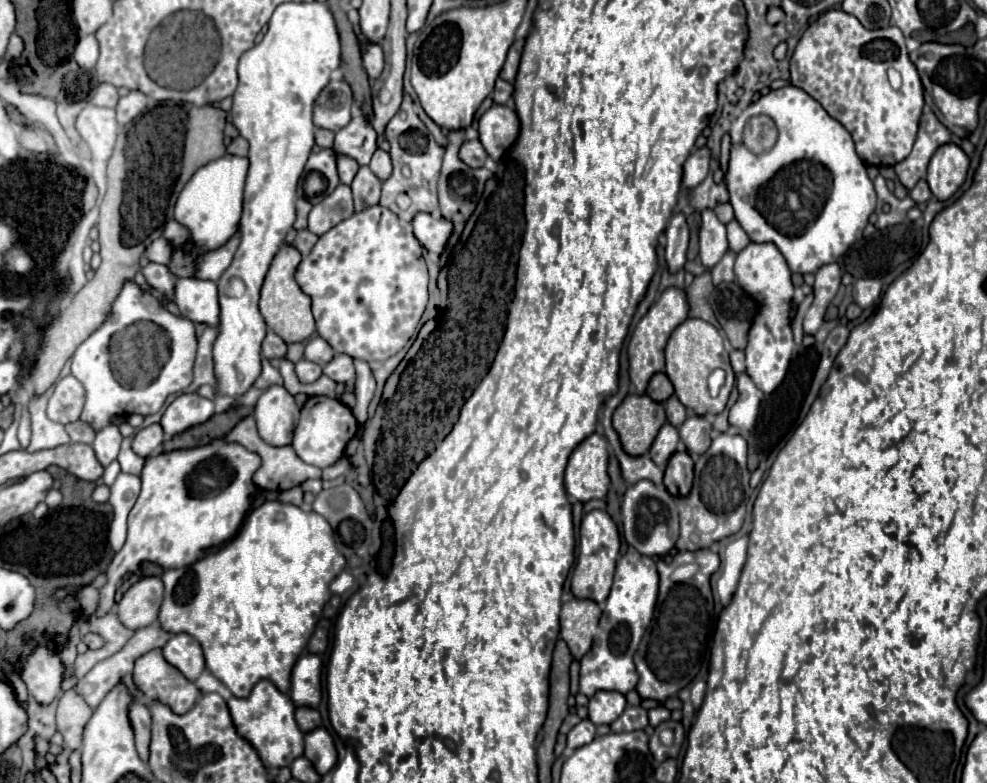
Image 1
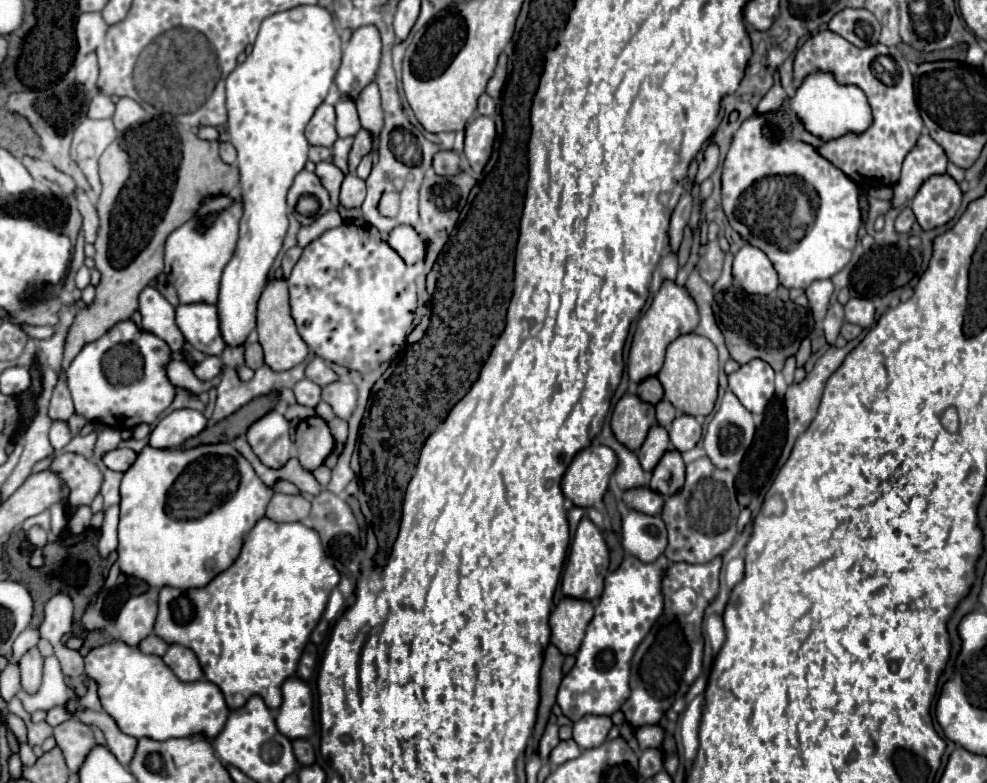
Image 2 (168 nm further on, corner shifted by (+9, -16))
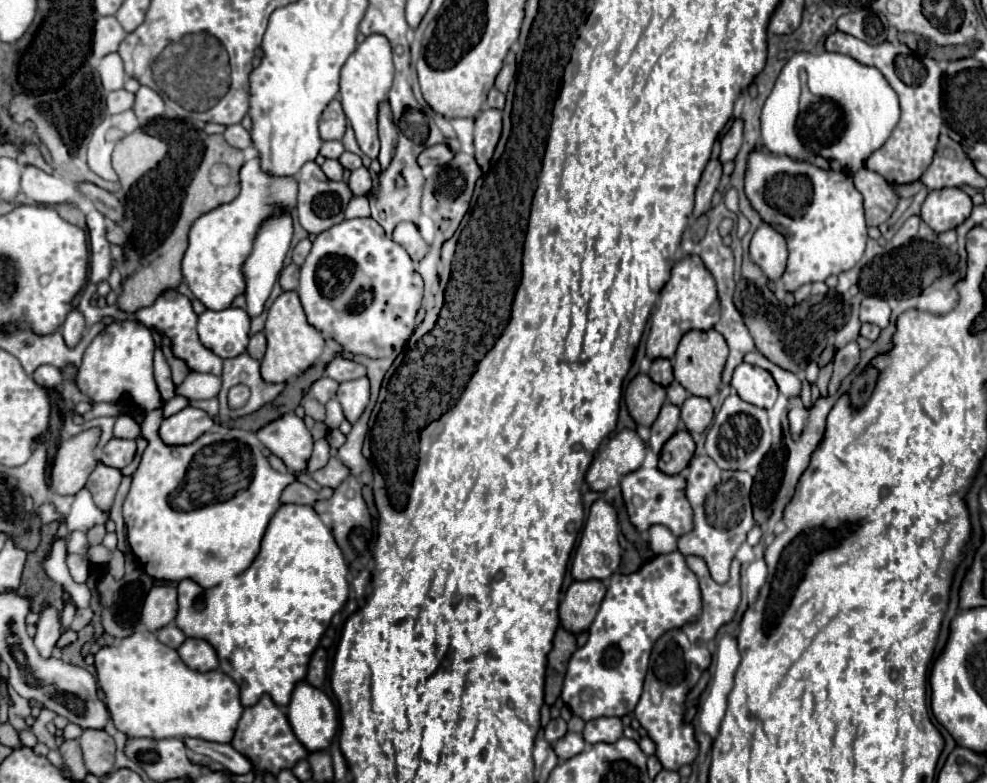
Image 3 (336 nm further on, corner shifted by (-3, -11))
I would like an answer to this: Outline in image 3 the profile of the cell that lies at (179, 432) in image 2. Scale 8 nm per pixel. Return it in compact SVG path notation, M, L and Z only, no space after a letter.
M185 407L183 411L171 415L169 419L163 419L163 435L161 439L167 445L187 445L193 443L203 433L211 431L215 427L213 419L197 407Z

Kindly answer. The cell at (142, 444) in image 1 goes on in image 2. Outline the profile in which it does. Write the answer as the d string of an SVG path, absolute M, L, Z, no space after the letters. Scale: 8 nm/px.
M115 448L113 452L107 452L101 460L103 460L103 464L105 464L109 470L125 472L125 470L133 464L135 452L129 450L129 448Z

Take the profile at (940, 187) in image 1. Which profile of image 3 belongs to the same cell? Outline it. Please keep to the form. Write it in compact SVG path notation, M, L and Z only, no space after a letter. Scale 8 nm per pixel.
M959 187L933 189L921 207L921 219L935 233L941 233L961 225L969 217L971 207L971 197Z

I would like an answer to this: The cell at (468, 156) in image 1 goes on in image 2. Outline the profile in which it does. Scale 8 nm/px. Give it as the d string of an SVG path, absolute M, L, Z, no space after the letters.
M439 150L433 156L433 170L439 176L455 176L459 172L459 156L453 150Z

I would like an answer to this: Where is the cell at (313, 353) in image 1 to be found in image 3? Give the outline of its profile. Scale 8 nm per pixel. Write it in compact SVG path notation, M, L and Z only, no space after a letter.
M335 357L327 369L325 369L325 375L335 379L335 381L351 381L351 379L359 379L365 375L365 367L359 365L359 363L353 363L345 357Z

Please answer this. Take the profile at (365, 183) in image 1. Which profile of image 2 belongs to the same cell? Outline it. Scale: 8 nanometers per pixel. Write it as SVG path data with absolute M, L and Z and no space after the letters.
M345 174L339 200L345 208L361 208L365 200L365 182L355 174Z

